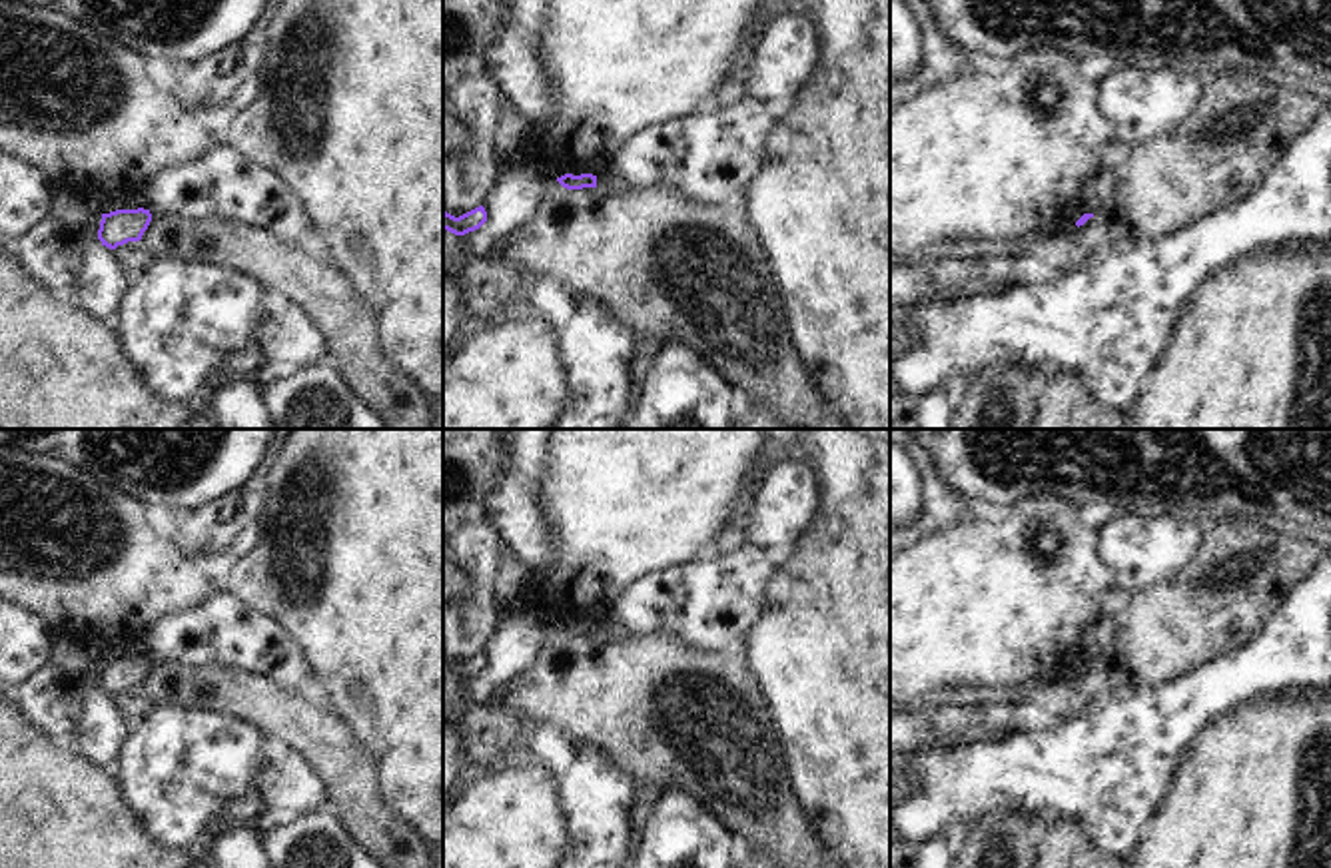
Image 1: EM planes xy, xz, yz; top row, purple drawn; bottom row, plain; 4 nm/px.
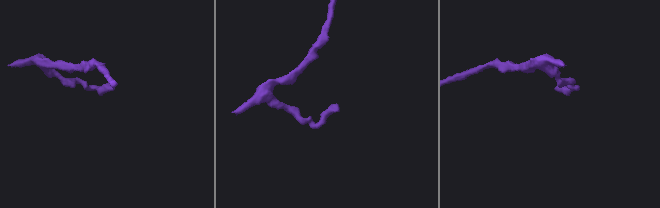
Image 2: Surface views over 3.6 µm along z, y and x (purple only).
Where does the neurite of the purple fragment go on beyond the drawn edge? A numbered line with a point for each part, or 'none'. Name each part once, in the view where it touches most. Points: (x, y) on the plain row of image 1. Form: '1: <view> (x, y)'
none

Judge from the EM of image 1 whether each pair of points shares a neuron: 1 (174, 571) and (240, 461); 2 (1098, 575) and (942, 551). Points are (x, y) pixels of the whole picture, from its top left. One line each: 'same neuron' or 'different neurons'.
1: different neurons
2: same neuron

